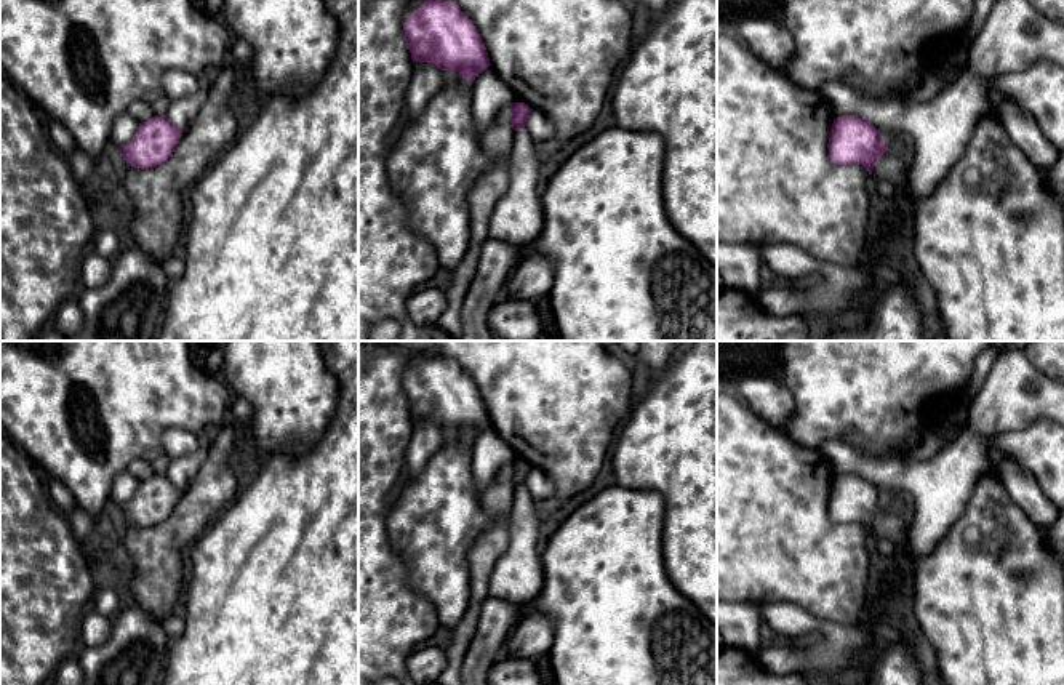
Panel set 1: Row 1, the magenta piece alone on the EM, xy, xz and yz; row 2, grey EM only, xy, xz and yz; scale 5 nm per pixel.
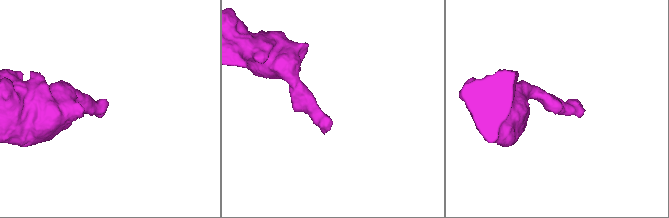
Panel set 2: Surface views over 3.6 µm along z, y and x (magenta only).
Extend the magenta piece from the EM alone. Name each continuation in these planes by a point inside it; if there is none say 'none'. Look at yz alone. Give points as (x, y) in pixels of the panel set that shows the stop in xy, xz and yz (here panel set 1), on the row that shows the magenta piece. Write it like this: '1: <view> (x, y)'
1: yz (989, 240)

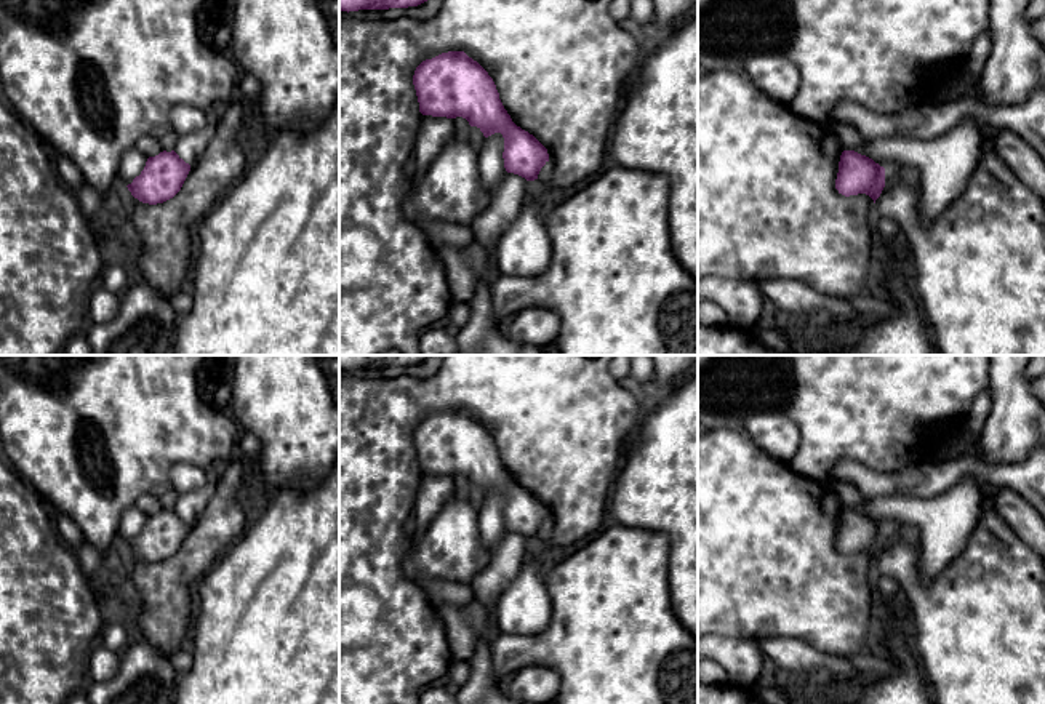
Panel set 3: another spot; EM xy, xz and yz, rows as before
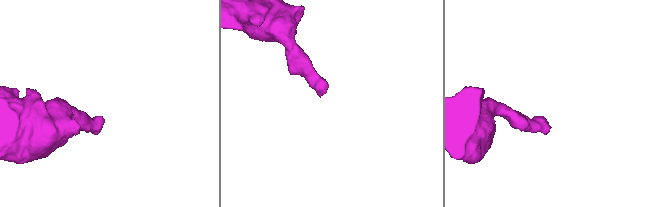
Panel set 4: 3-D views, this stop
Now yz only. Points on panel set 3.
1: yz (980, 266)

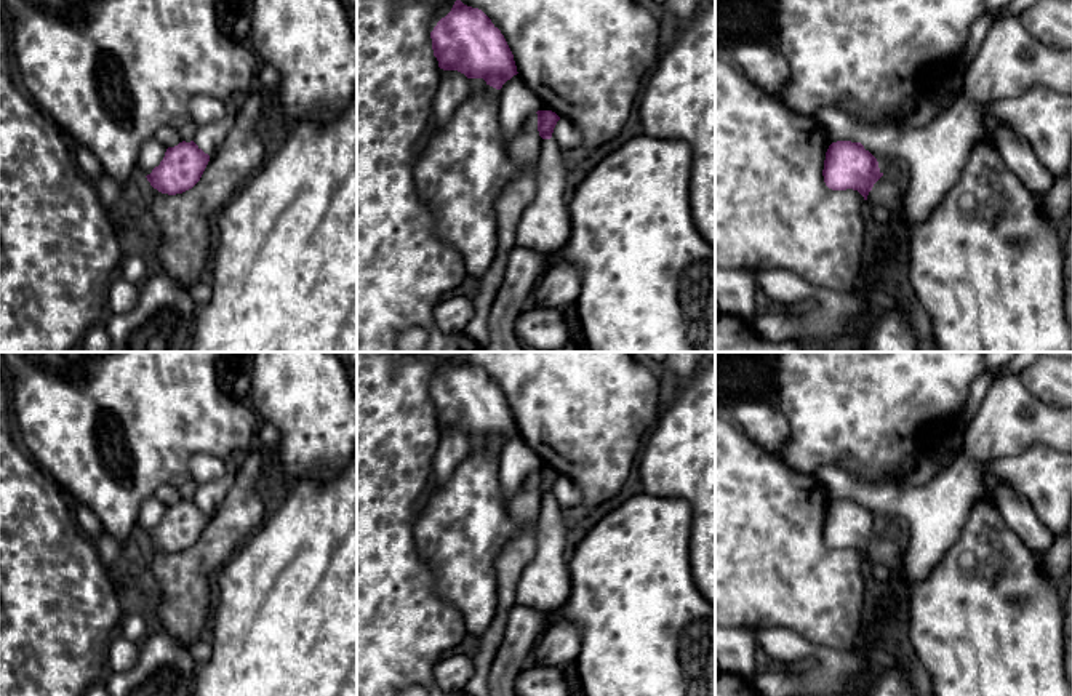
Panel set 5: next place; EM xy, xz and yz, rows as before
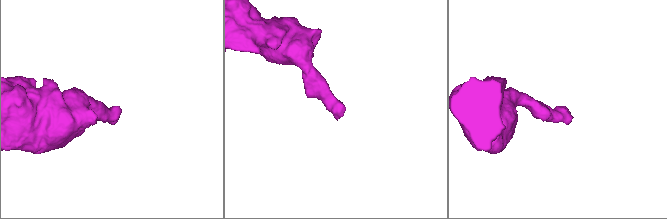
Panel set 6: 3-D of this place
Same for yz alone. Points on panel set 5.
1: yz (988, 269)

